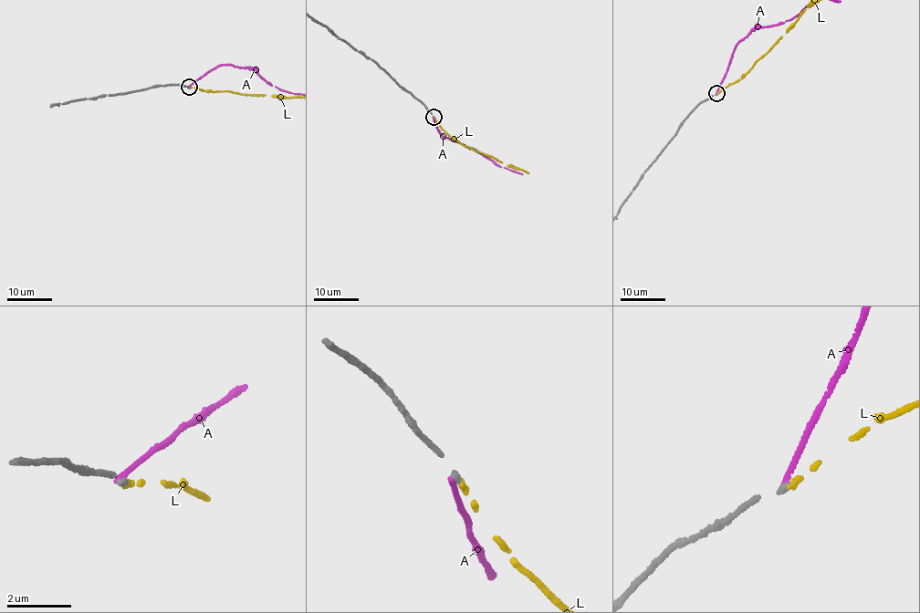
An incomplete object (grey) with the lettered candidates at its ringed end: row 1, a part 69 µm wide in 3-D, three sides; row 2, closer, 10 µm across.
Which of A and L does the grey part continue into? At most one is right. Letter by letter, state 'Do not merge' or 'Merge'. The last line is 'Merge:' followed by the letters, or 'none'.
A: Do not merge
L: Merge
Merge: L

